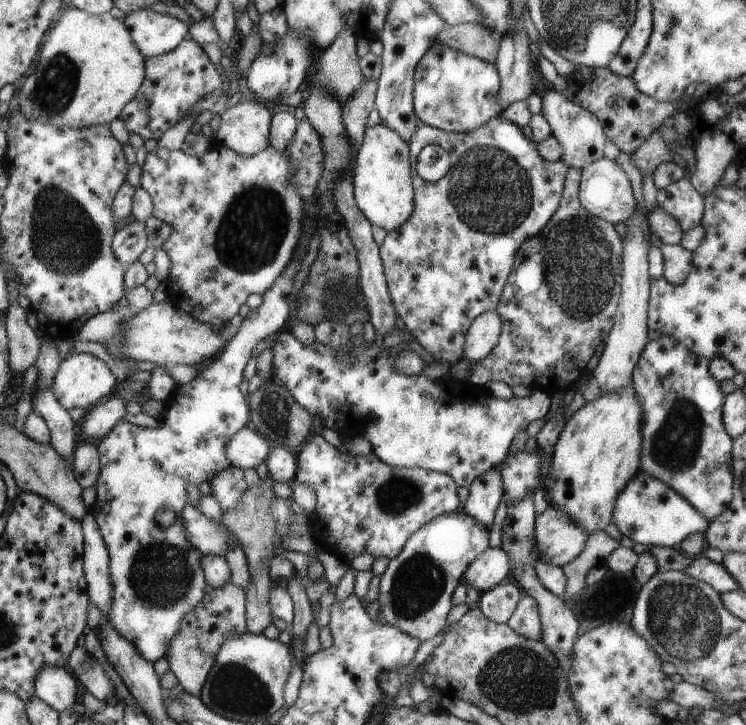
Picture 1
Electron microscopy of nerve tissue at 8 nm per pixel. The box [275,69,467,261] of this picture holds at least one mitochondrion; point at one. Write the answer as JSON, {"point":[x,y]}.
{"point":[450,95]}

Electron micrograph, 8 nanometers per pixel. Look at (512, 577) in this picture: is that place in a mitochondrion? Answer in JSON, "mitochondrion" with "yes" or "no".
{"mitochondrion":"no"}

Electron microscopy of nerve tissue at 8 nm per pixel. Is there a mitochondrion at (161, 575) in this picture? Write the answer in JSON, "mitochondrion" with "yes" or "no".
{"mitochondrion":"yes"}

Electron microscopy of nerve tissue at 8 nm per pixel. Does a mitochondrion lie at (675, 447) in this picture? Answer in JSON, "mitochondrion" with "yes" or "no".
{"mitochondrion":"yes"}

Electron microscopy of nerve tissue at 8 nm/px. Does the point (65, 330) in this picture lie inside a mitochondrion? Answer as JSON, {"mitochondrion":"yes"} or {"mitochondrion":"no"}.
{"mitochondrion":"no"}

